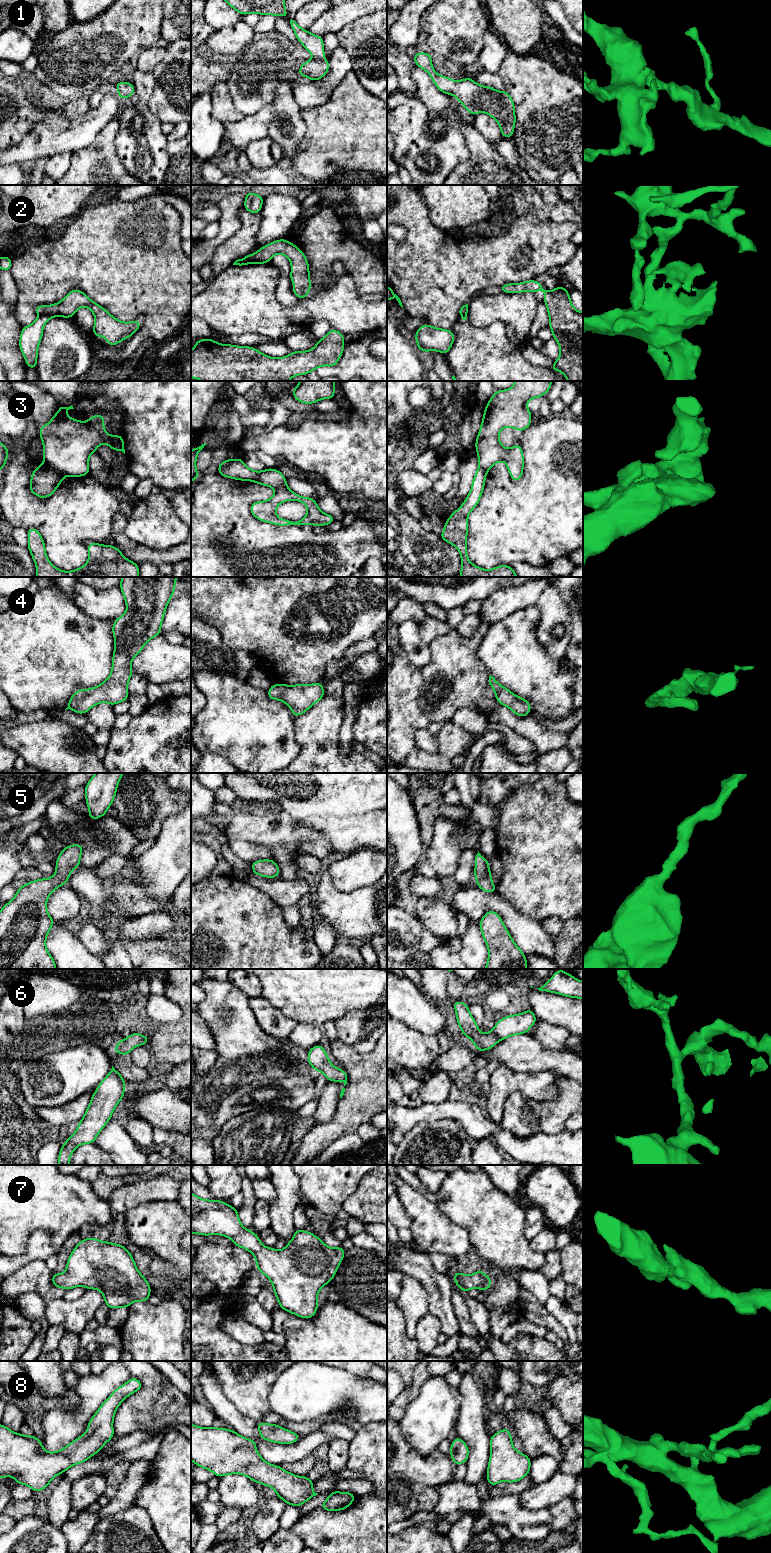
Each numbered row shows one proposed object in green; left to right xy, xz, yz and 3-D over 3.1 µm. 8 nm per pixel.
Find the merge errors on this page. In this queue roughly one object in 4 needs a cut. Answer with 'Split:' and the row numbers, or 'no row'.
Split: 2, 3

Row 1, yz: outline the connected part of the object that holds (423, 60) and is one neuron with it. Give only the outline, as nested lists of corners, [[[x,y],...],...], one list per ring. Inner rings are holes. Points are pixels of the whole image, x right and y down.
[[[416,52],[413,60],[416,66],[429,74],[437,89],[447,95],[454,95],[468,113],[476,115],[484,112],[493,117],[498,122],[502,137],[513,138],[515,104],[506,90],[497,91],[490,86],[481,86],[469,77],[456,82],[437,74],[432,66],[430,53]]]

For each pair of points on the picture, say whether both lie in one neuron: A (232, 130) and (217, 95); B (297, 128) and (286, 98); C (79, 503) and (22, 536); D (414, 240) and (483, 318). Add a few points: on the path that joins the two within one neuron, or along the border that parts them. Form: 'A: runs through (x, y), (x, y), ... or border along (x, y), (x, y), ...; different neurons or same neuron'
A: border along (245, 116), (224, 124); different neurons
B: runs through (293, 121), (292, 116), (286, 110), (286, 105); same neuron
C: border along (13, 527), (23, 527), (26, 530); different neurons
D: border along (482, 292), (477, 294), (468, 304); different neurons

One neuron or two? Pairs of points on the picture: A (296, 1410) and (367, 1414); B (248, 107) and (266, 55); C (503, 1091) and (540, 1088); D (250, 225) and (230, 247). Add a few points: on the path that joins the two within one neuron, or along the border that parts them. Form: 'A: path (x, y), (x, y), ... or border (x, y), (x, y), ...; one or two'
A: path (314, 1397), (349, 1397); one
B: path (253, 94), (255, 74), (260, 68); one
C: path (512, 1086), (531, 1086); one
D: path (247, 230), (235, 242); one

